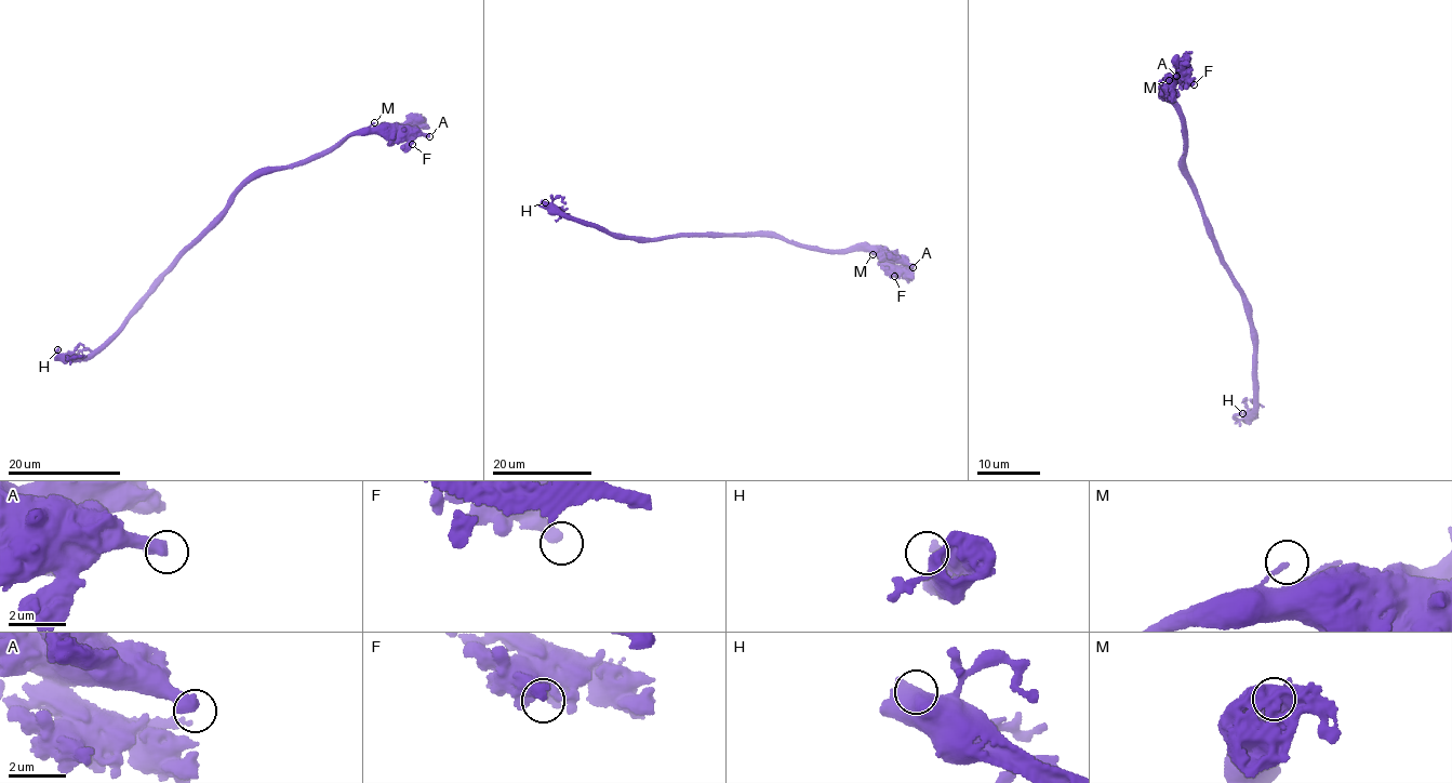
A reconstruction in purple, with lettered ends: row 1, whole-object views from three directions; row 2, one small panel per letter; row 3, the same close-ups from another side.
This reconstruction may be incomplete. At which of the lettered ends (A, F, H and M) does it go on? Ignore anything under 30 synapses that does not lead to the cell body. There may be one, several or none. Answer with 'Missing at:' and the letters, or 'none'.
Missing at: A

